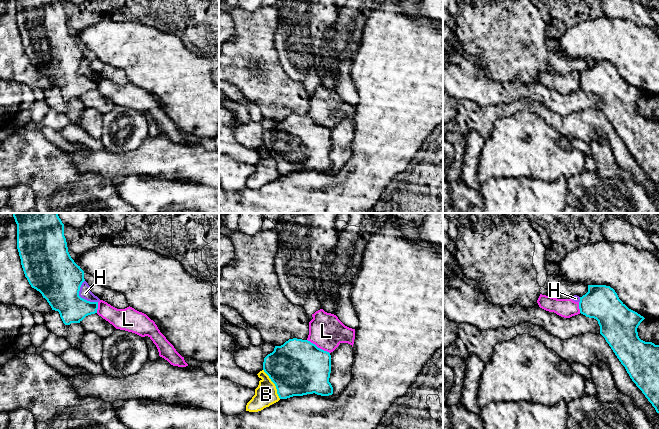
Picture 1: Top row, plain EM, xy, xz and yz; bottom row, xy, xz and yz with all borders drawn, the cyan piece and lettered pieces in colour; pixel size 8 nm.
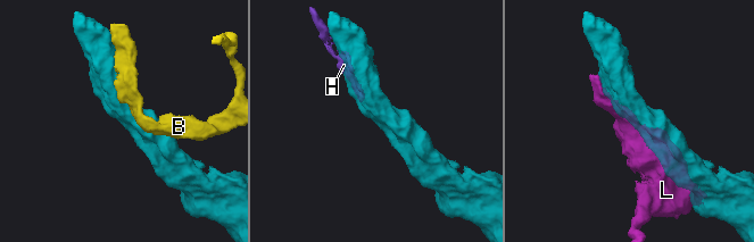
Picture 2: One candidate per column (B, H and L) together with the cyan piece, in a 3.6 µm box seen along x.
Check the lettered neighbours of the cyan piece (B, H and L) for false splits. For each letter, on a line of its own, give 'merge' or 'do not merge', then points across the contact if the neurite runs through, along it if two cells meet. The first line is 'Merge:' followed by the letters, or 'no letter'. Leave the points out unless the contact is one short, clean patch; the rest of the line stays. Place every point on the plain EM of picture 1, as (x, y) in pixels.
Merge: no letter
B: do not merge
H: do not merge
L: do not merge

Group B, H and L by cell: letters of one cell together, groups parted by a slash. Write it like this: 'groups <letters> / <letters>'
groups B / H L

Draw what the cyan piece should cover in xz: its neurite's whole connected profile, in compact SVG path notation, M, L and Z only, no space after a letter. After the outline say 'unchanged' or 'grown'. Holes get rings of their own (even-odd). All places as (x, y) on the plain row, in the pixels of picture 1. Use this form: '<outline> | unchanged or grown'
M293 114L281 122L275 122L274 127L264 134L263 146L275 160L280 175L313 169L321 172L333 170L329 158L331 131L308 116Z | unchanged

